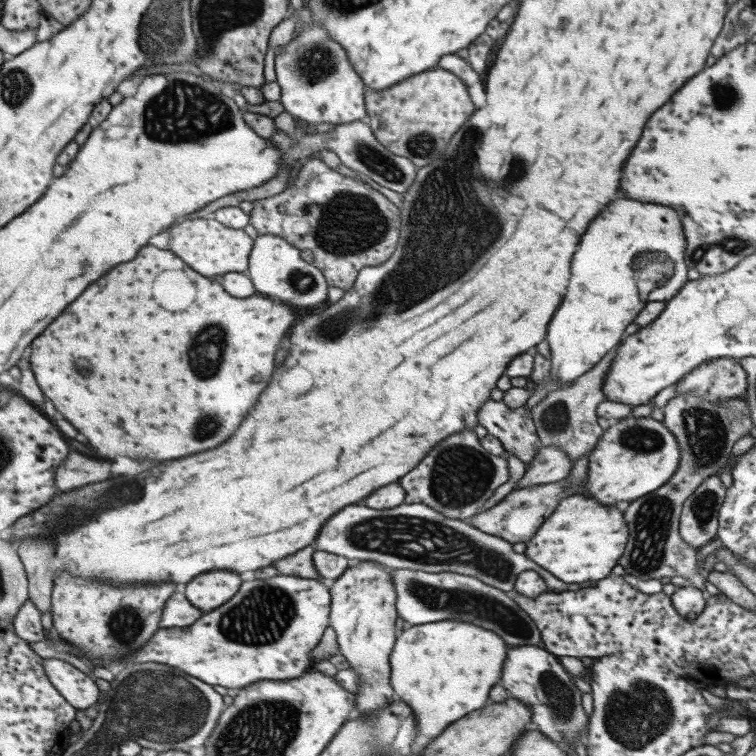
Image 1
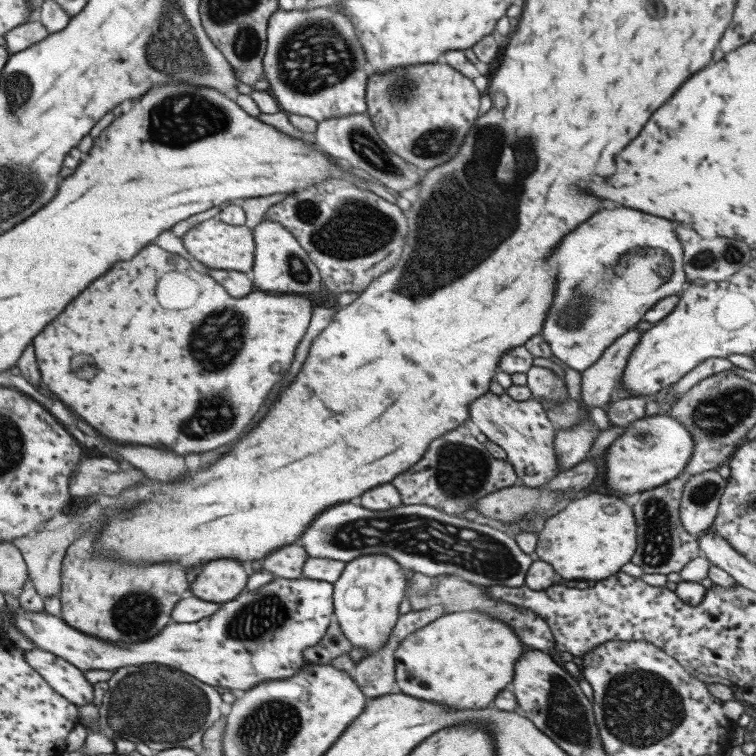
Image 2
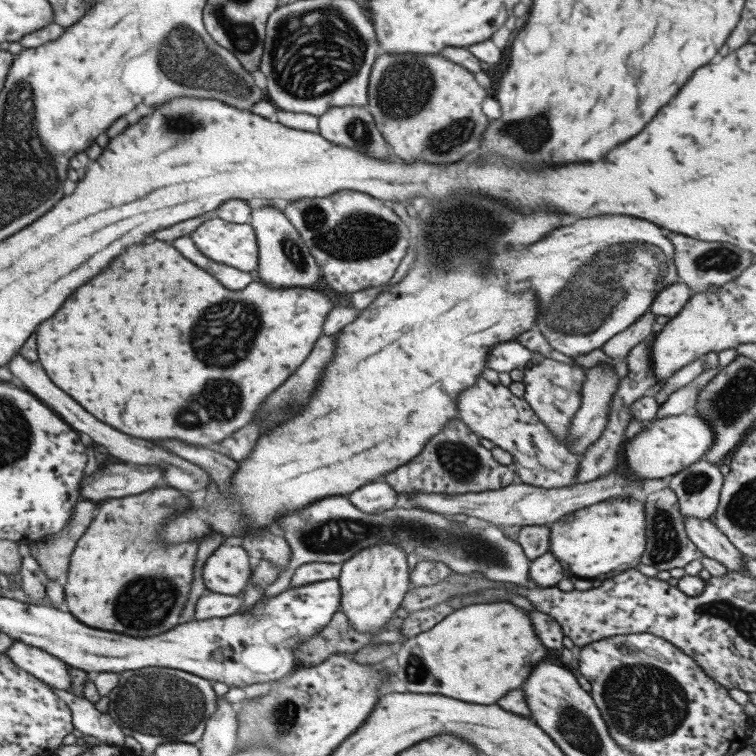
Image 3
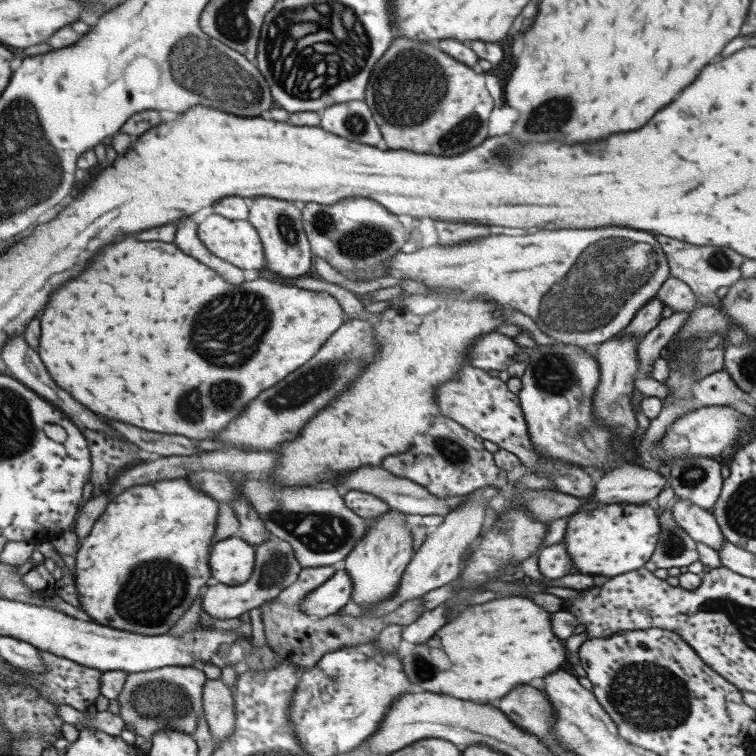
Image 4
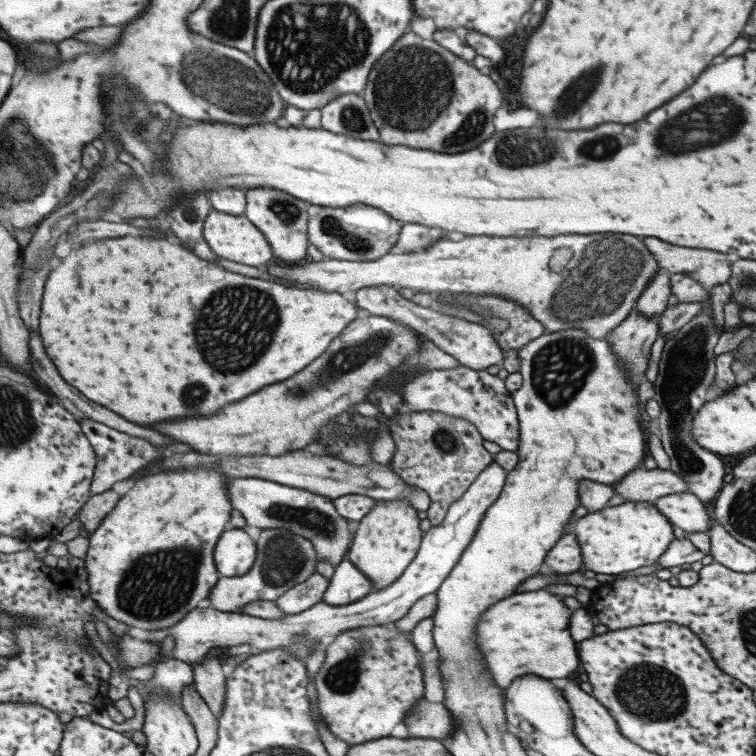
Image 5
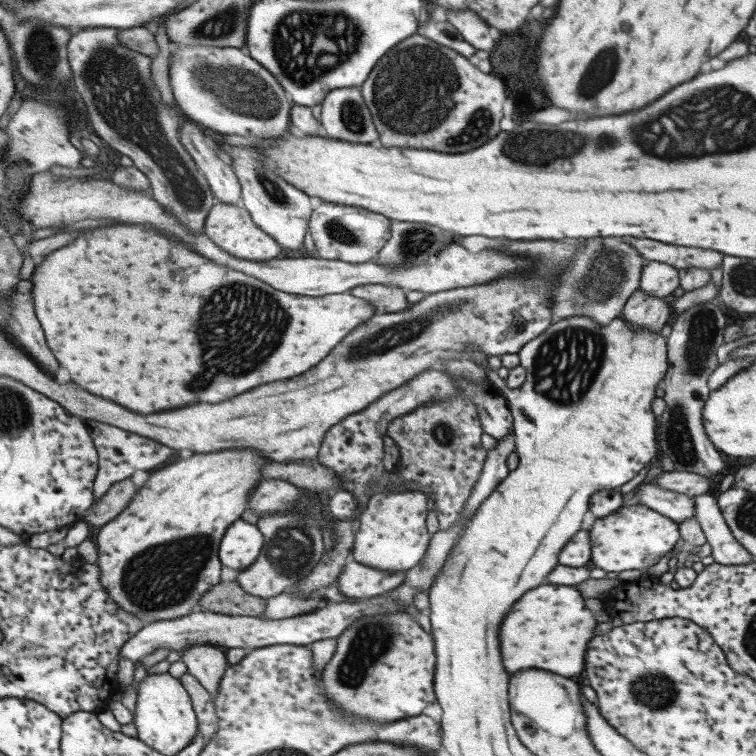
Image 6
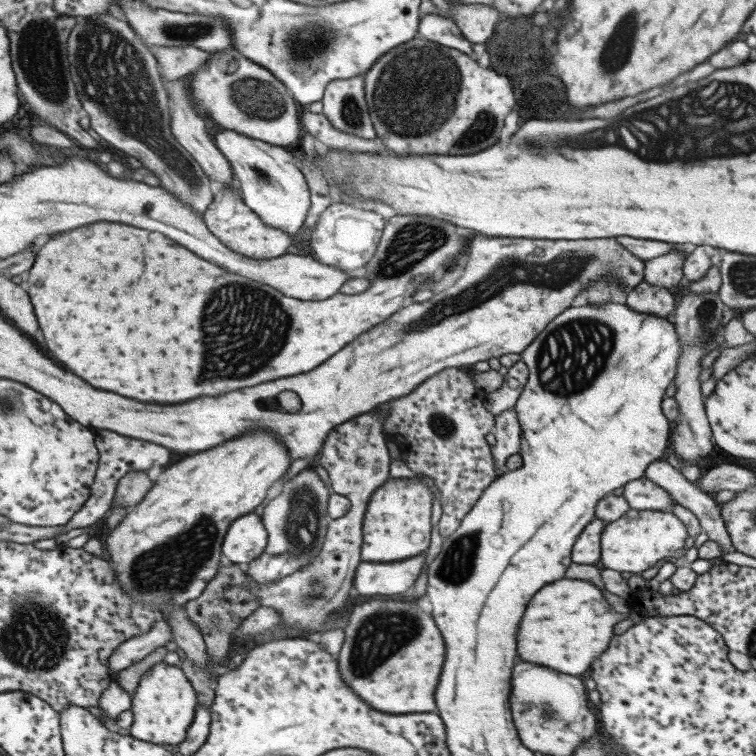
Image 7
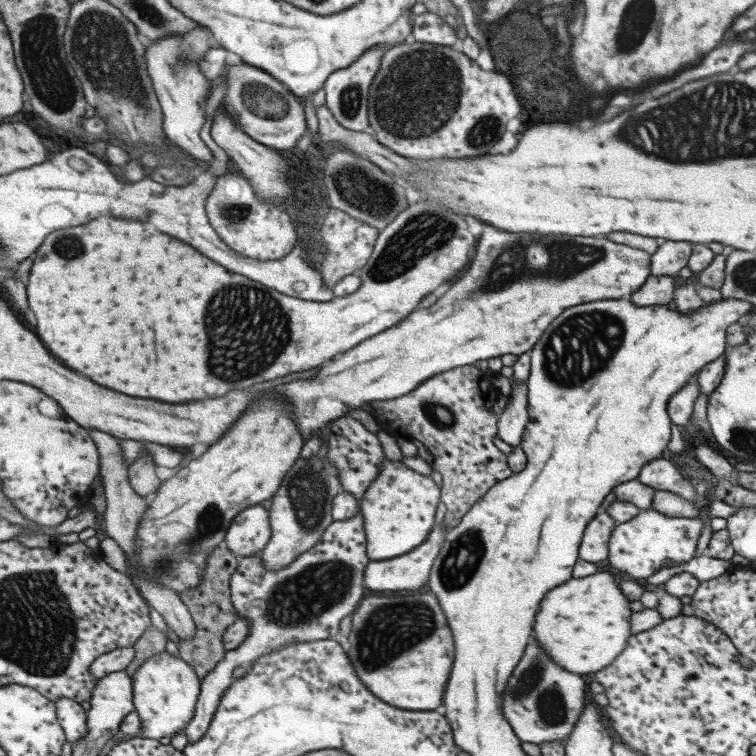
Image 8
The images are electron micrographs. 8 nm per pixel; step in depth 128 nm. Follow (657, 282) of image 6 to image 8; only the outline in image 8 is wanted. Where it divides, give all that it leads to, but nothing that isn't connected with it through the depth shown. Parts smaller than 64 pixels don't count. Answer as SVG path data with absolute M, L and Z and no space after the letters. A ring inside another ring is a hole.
M665 240L650 255L649 275L678 276L679 270L686 266L691 250L689 242L671 242L671 240Z

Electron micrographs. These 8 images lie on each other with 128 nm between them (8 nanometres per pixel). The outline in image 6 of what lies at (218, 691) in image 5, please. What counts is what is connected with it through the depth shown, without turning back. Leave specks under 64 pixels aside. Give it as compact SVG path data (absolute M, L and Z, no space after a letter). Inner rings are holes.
M195 644L181 653L180 659L185 663L186 672L196 678L214 699L219 680L228 665L225 654L217 647Z

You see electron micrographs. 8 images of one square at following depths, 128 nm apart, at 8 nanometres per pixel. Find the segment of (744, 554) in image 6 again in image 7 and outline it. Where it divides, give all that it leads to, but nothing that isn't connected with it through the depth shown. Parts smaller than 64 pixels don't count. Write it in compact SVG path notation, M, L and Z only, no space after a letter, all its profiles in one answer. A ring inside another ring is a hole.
M664 458L655 460L651 462L651 464L648 464L643 476L657 484L657 486L663 488L663 490L667 491L671 499L673 499L675 503L679 504L679 506L687 508L686 510L689 510L693 516L697 518L699 527L701 527L701 530L707 534L708 540L713 540L713 542L718 544L722 555L727 554L727 552L734 551L733 545L729 540L729 535L725 530L723 520L720 516L719 504L715 502L712 494L701 492L697 486L694 486L693 483L687 481L683 471L674 469L667 463L667 461L664 460Z

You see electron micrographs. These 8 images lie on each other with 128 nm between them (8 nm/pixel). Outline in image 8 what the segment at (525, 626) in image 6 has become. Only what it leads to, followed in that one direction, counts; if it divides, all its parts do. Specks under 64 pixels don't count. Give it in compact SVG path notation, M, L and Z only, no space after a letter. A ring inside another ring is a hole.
M601 571L583 578L569 578L557 588L551 588L551 592L545 592L543 602L539 602L539 608L535 612L535 622L531 626L533 640L539 644L539 648L543 648L545 654L551 656L555 664L559 664L559 668L579 675L591 674L611 664L627 646L627 639L631 638L629 617L633 612L628 607L626 596L620 589L617 590L617 586L612 575Z

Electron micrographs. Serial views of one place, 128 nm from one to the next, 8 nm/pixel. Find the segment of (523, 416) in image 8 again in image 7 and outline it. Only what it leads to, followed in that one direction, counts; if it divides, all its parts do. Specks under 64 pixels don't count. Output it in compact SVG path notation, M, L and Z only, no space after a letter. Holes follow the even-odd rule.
M514 410L503 412L494 416L494 428L492 434L495 436L495 444L490 447L491 458L495 464L495 476L501 476L506 472L505 460L519 452L521 443L521 426L517 422Z

